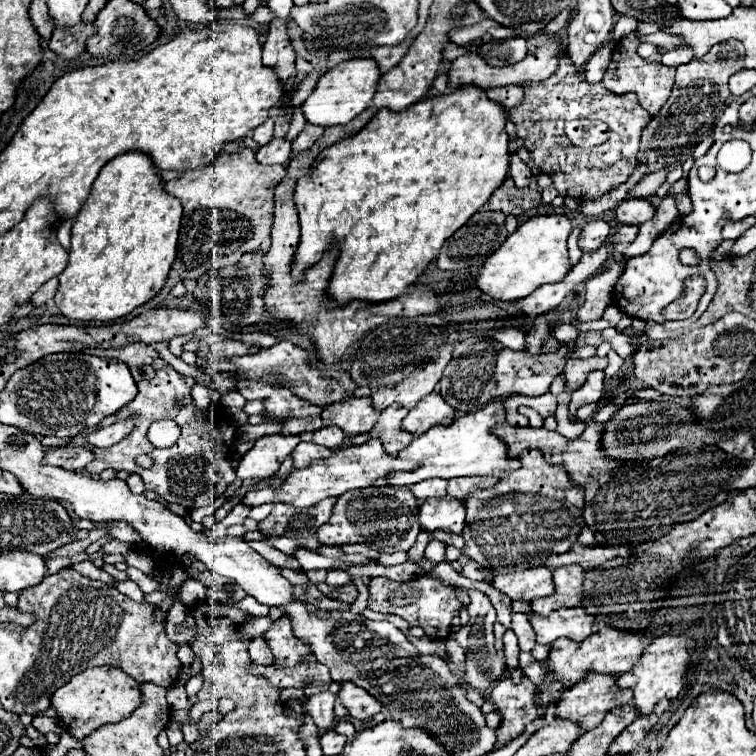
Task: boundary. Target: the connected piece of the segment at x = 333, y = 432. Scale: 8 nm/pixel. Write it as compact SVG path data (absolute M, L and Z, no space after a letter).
M326 426L326 428L314 430L314 432L302 434L302 440L336 450L336 448L340 448L344 444L344 432L340 428L336 428L336 426Z

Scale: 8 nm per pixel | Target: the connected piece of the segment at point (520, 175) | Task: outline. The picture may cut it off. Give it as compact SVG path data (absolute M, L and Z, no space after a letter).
M512 156L512 162L510 162L510 176L514 180L514 184L518 188L526 188L532 180L532 168L528 164L524 164L518 156Z

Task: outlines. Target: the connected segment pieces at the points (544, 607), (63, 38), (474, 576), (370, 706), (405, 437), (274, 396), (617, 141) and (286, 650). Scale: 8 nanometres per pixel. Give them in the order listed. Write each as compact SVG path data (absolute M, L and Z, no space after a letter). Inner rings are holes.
M578 564L564 566L554 570L554 584L556 592L550 598L532 600L532 610L540 616L546 616L564 606L580 606L582 604L582 590L584 590L584 574L586 570Z
M80 22L78 26L72 26L66 30L56 28L50 38L50 48L62 58L72 60L86 48L86 40L92 34L96 34L96 26L92 22Z
M472 561L463 567L462 575L471 580L483 581L485 576L480 572L483 567L481 564Z
M352 682L342 684L338 698L348 708L350 716L356 720L368 720L382 710L382 704L372 694L366 694L366 690L362 690L360 686L354 686Z
M390 406L388 410L382 412L380 420L376 422L376 426L366 432L366 434L358 434L352 438L352 444L364 444L368 442L370 438L380 438L382 444L384 444L384 450L388 454L398 454L402 448L406 448L412 438L416 434L410 434L406 430L402 430L400 422L402 422L404 414L402 414L402 406Z
M240 380L236 388L245 399L259 399L264 402L268 412L268 416L248 416L250 424L262 424L270 420L298 418L298 416L316 416L322 412L322 406L298 398L288 388L272 388L258 380Z
M564 54L560 60L560 68L542 82L526 84L526 100L512 108L510 120L516 124L518 138L524 138L526 148L532 154L534 164L540 170L546 170L554 178L554 186L562 198L600 198L612 186L618 186L628 180L636 166L636 154L640 144L642 126L650 122L650 114L640 106L634 94L614 94L604 86L590 86L582 74L576 72L574 64ZM568 120L602 120L610 128L610 138L606 144L600 146L600 154L584 154L582 150L574 148L564 132L564 122ZM610 168L610 174L594 174L594 170Z
M278 618L268 632L264 632L264 638L274 654L274 666L276 668L286 668L286 666L296 666L302 664L310 654L310 646L304 642L298 642L294 638L294 630L290 626L290 618Z

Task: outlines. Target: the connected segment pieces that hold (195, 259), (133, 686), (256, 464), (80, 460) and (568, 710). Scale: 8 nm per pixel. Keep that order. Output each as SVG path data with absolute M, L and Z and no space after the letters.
M248 148L236 154L220 154L210 166L188 170L176 180L168 180L164 190L184 206L178 254L174 270L182 280L198 280L212 268L234 266L246 252L266 254L274 220L274 188L284 178L284 166L262 166L250 160Z
M102 666L84 670L78 676L74 676L68 684L54 692L50 702L58 710L58 716L62 718L68 732L76 738L84 738L86 734L98 730L98 726L118 722L130 716L142 704L142 690L140 684L134 682L134 678L124 674L124 670Z
M270 434L262 436L254 442L252 450L240 458L240 464L236 468L236 476L246 480L262 480L272 476L282 460L300 444L300 436L284 436L284 434Z
M54 446L46 452L42 464L60 466L66 470L84 470L88 462L92 462L94 454L86 446Z
M586 674L578 686L564 690L556 716L578 722L584 730L596 728L606 712L616 706L630 702L632 690L622 690L616 686L616 676L612 674Z

